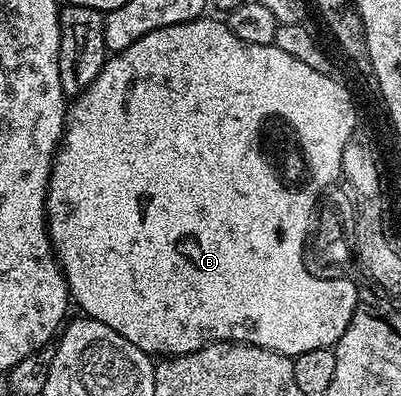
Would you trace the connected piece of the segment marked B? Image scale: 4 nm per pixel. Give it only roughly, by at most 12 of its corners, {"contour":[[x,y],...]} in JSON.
{"contour":[[209,18],[68,104],[45,224],[150,357],[332,348],[353,283],[301,203],[359,127],[332,74]]}

